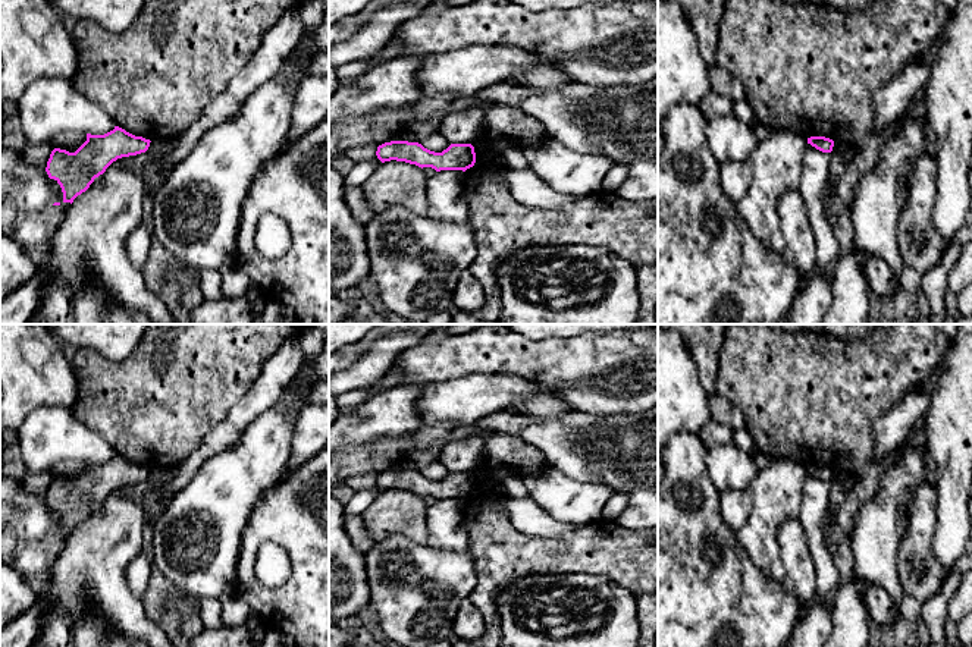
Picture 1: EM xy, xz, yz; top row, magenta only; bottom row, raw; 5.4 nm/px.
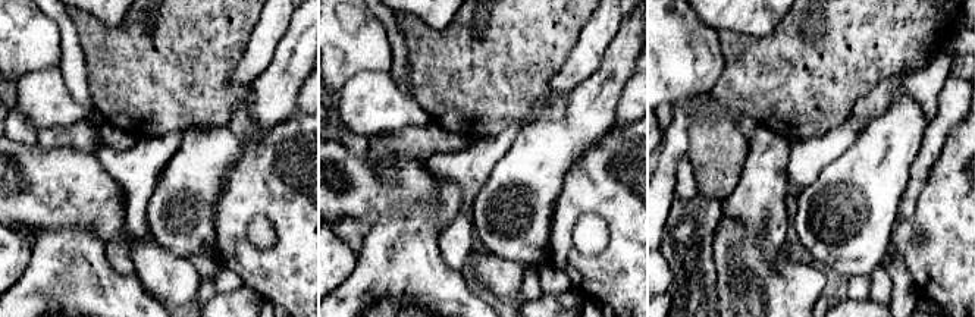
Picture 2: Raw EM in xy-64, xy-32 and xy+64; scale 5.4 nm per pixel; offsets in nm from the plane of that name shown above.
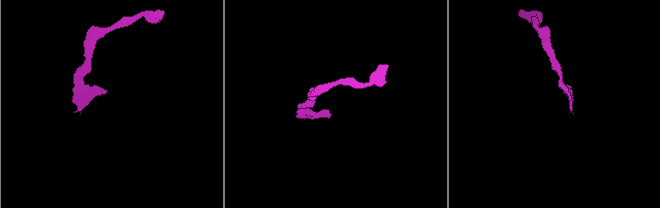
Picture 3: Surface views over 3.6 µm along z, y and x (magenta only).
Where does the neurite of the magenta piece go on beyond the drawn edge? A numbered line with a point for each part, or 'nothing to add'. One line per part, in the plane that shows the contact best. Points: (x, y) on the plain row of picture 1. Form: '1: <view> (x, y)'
1: xy (33, 559)

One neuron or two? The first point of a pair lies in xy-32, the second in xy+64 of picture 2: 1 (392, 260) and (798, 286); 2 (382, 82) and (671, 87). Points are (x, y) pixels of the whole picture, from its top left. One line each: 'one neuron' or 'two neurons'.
1: two neurons
2: two neurons

